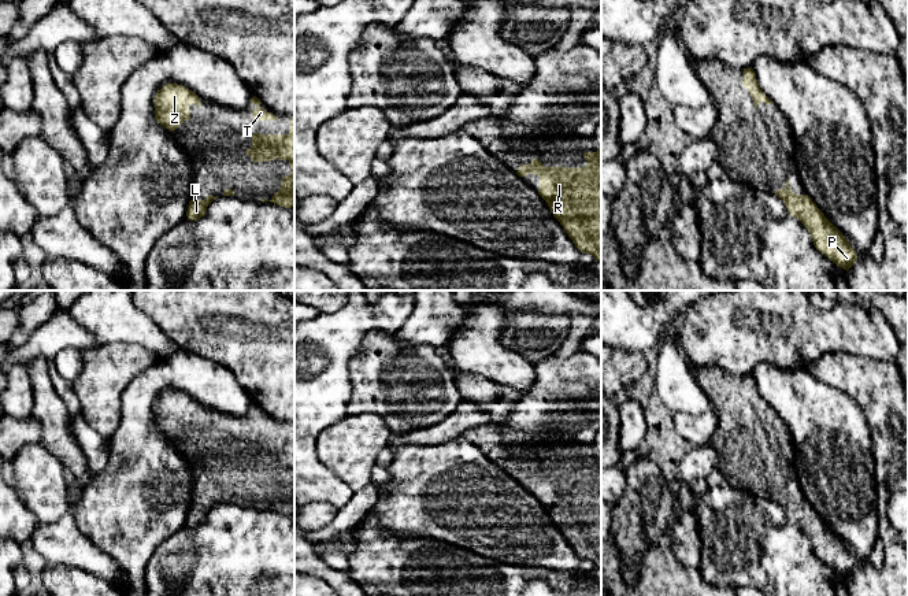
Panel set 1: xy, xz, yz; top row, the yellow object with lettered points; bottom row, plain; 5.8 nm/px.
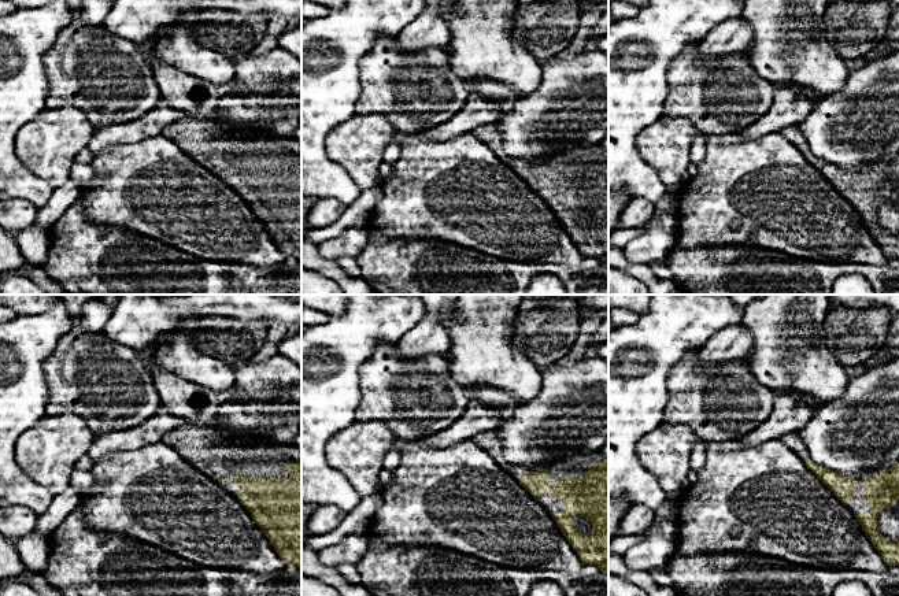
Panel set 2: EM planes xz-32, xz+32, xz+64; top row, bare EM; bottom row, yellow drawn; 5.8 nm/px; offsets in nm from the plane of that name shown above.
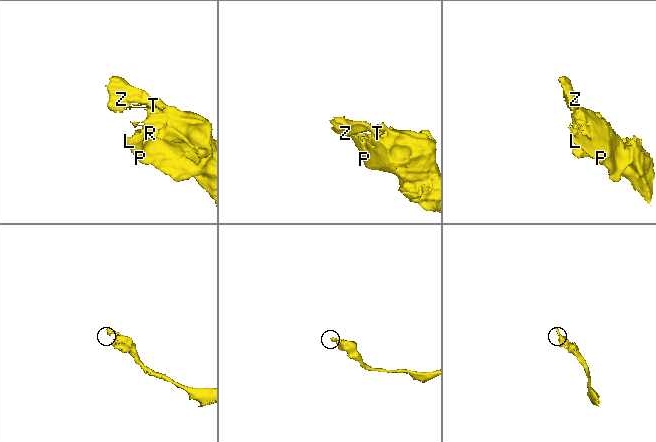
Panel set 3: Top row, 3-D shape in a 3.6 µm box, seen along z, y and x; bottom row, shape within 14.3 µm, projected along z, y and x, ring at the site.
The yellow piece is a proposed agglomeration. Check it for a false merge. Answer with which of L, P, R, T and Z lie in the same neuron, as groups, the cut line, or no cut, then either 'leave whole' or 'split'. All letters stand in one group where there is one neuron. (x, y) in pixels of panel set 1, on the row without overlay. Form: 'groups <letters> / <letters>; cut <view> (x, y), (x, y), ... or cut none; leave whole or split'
groups L P R T Z; cut none; leave whole

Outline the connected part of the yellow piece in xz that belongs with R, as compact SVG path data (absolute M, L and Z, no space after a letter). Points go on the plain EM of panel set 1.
M601 455L585 459L585 474L545 474L538 466L516 481L540 484L538 501L582 560L601 569Z

